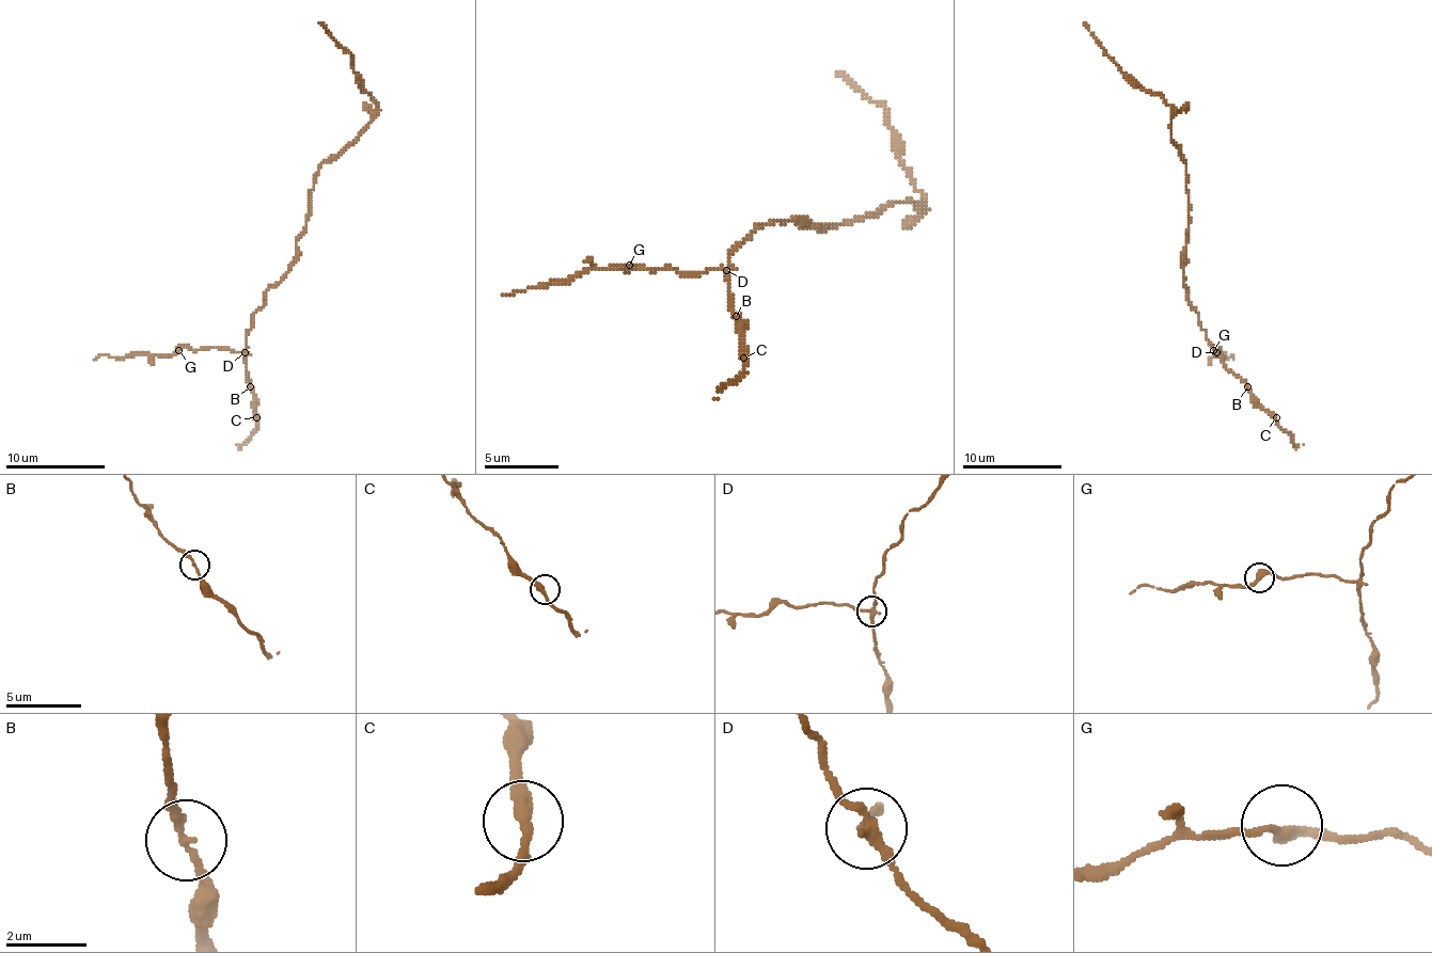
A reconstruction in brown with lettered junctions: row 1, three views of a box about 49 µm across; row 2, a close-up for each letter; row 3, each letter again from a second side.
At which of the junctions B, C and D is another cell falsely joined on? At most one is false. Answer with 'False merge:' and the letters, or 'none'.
False merge: D

